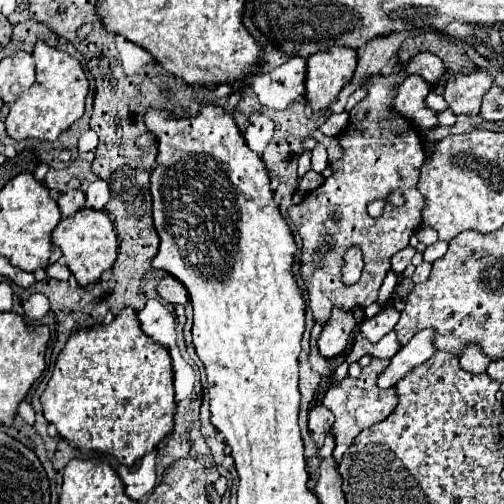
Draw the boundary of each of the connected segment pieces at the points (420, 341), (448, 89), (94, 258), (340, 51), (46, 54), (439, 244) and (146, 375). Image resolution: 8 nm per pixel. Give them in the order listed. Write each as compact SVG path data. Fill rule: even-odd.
M425 328L425 330L417 332L405 346L401 346L401 350L391 358L391 366L379 376L377 386L379 388L391 388L409 370L427 362L437 352L437 348L433 346L433 336L435 336L435 330Z
M477 70L473 74L453 74L443 88L443 98L455 116L475 116L479 114L481 98L491 88L491 84L493 78L485 70Z
M83 208L77 214L63 218L51 234L55 246L61 248L65 262L73 276L77 278L79 286L87 286L97 282L105 270L109 270L117 258L117 234L113 230L113 222L109 220L107 212Z
M335 46L327 54L307 58L305 98L313 116L323 114L335 100L341 88L353 78L357 52L353 48Z
M45 42L35 44L33 58L37 68L37 82L27 92L23 92L21 98L11 106L5 126L7 126L7 134L17 142L25 138L53 142L63 130L67 130L75 120L83 116L89 82L81 64L73 56Z
M437 240L435 244L431 244L431 246L427 246L427 248L425 248L423 258L425 258L425 262L435 262L435 260L437 260L437 258L441 258L445 252L447 252L447 242Z
M125 308L111 324L77 330L69 336L57 358L53 376L41 396L41 406L45 420L77 448L105 452L115 456L119 464L133 466L145 454L153 452L157 444L173 430L175 390L169 350L141 330L137 312L133 308Z

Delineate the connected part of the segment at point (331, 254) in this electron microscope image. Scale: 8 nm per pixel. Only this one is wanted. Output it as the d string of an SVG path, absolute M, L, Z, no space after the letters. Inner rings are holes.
M421 52L407 64L399 64L397 72L391 76L375 74L365 78L363 86L367 96L355 104L349 112L349 124L337 136L343 156L331 162L333 174L323 186L309 192L301 204L289 208L289 218L299 226L297 230L303 240L301 278L307 286L313 318L321 324L327 322L331 308L335 306L355 308L373 304L379 296L383 278L391 268L393 254L409 246L409 238L421 226L425 198L417 190L417 182L425 160L425 146L419 132L413 130L413 126L393 108L397 86L413 74L421 76L431 86L437 86L445 74L445 64L435 54ZM393 192L403 194L405 204L385 204L385 212L379 218L371 218L367 214L367 204L375 198L387 198ZM347 246L359 246L365 262L361 280L353 286L343 286L341 282L343 254Z

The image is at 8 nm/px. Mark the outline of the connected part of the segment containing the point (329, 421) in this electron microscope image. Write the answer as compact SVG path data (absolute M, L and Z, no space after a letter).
M315 406L309 412L309 430L311 432L327 432L333 426L333 414L323 406Z

